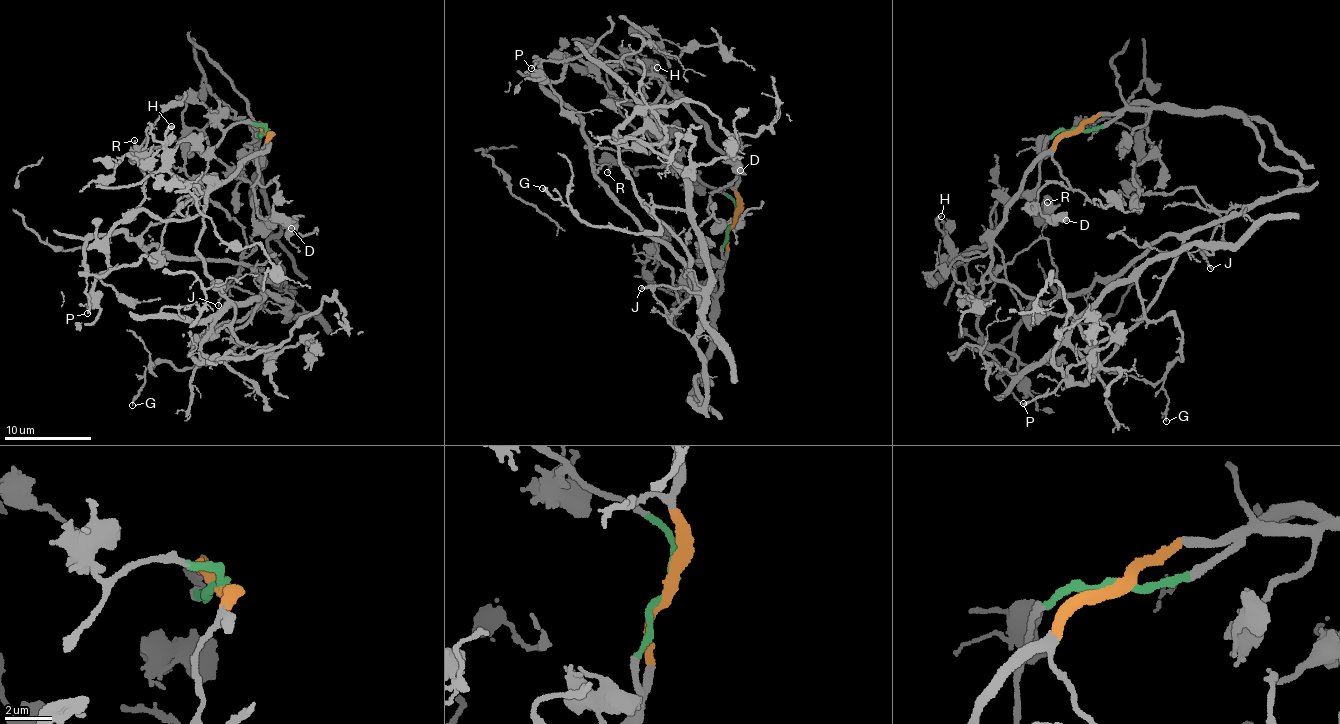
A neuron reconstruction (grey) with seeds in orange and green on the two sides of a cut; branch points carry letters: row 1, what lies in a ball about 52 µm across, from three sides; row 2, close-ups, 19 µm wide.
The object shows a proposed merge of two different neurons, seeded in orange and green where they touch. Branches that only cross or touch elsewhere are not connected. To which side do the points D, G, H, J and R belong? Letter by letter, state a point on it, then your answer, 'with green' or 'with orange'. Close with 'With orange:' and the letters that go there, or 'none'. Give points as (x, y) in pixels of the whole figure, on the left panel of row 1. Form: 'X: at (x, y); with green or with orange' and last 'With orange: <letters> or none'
D: at (291, 228); with orange
G: at (132, 405); with orange
H: at (171, 126); with orange
J: at (218, 305); with orange
R: at (134, 140); with green
With orange: D, G, H, J

